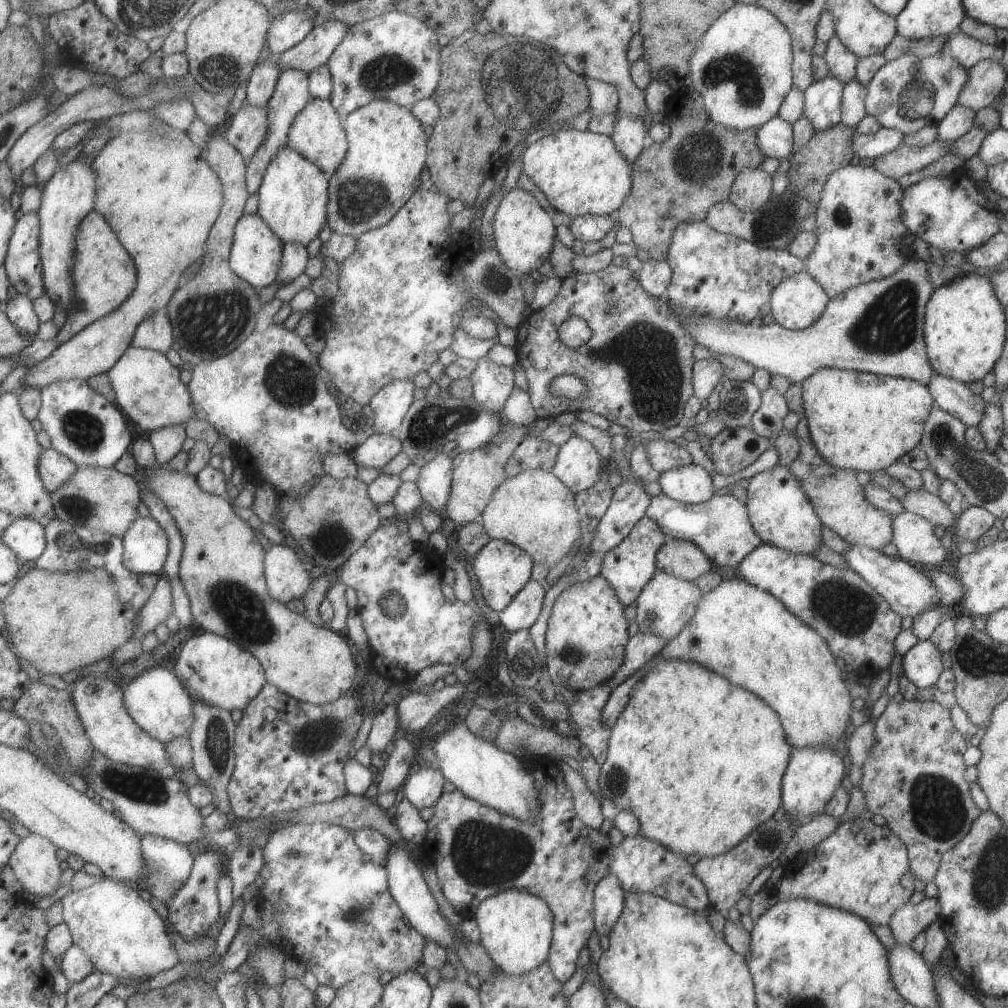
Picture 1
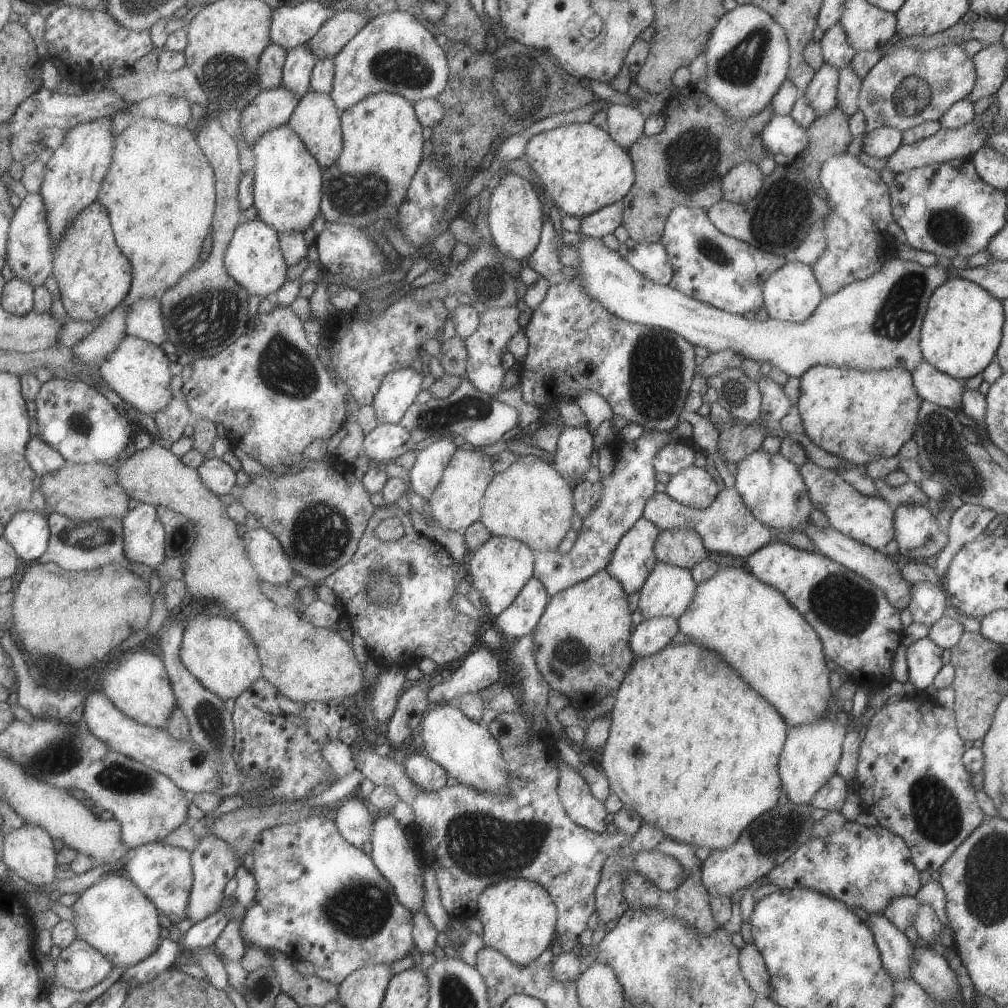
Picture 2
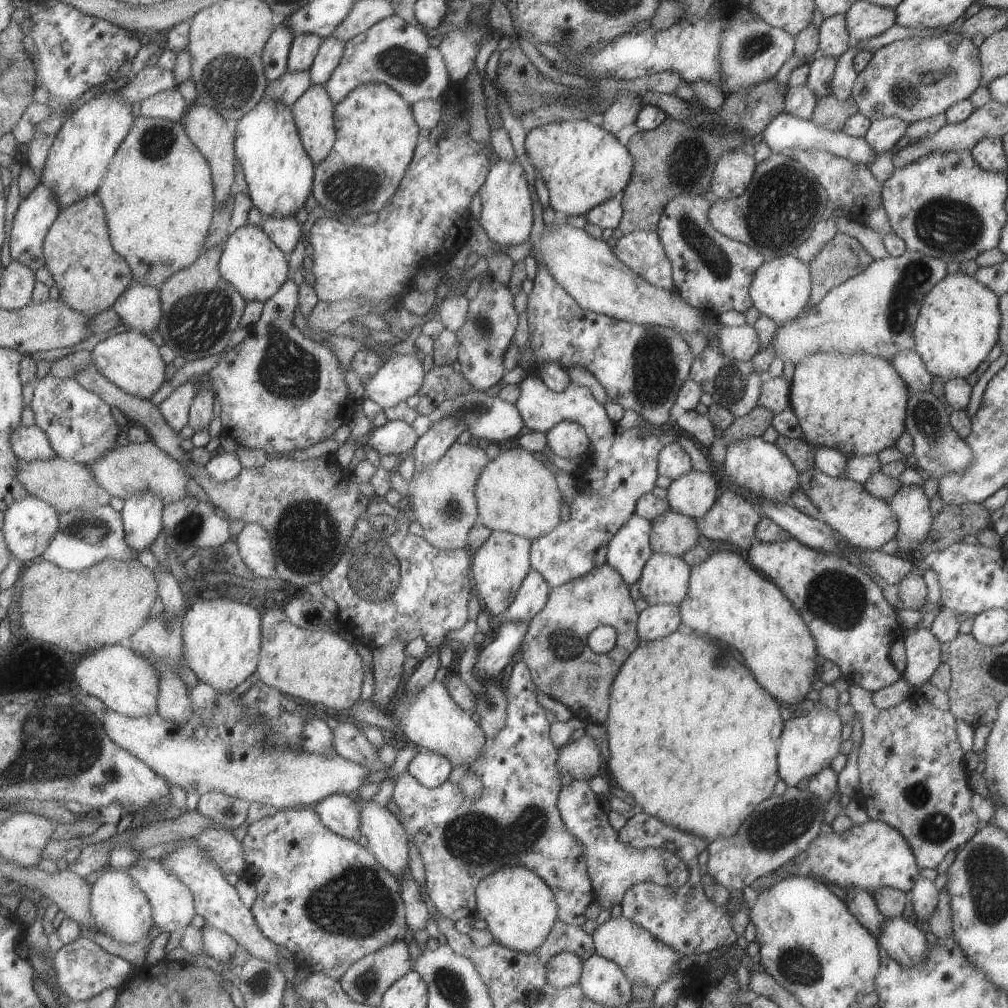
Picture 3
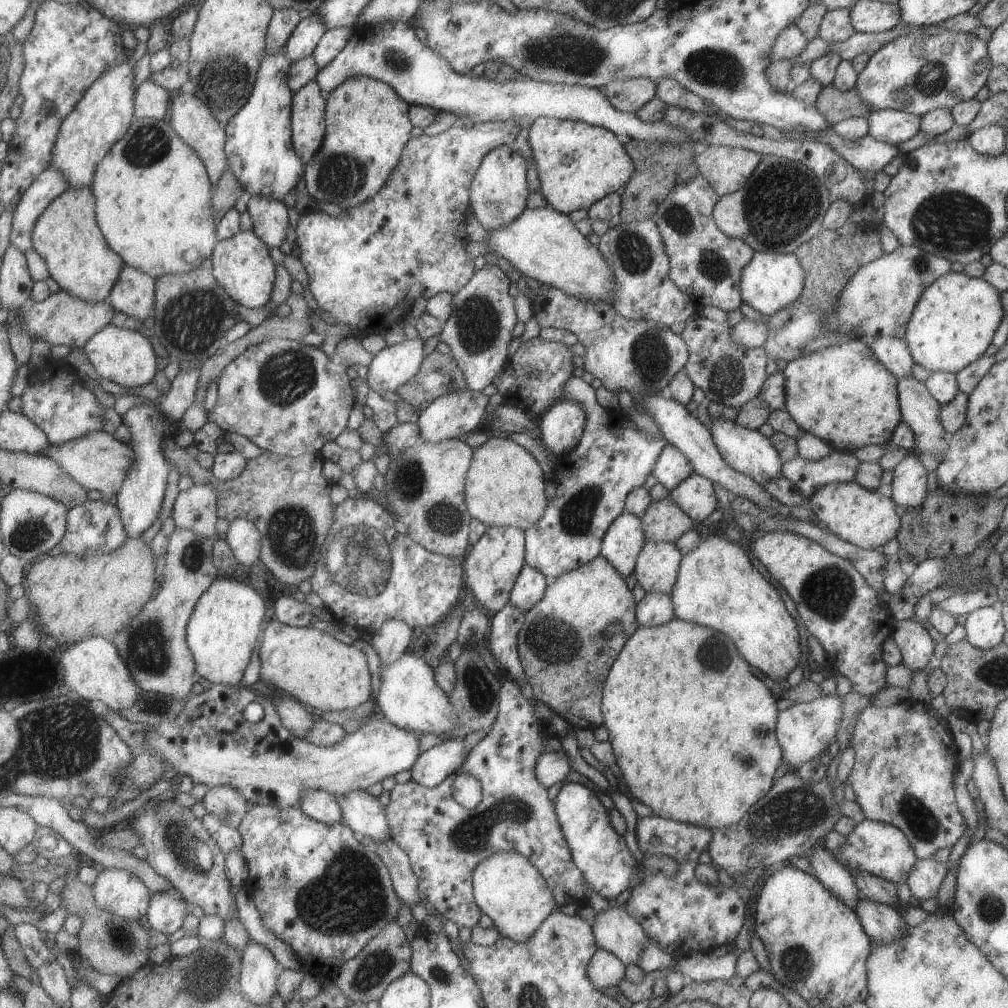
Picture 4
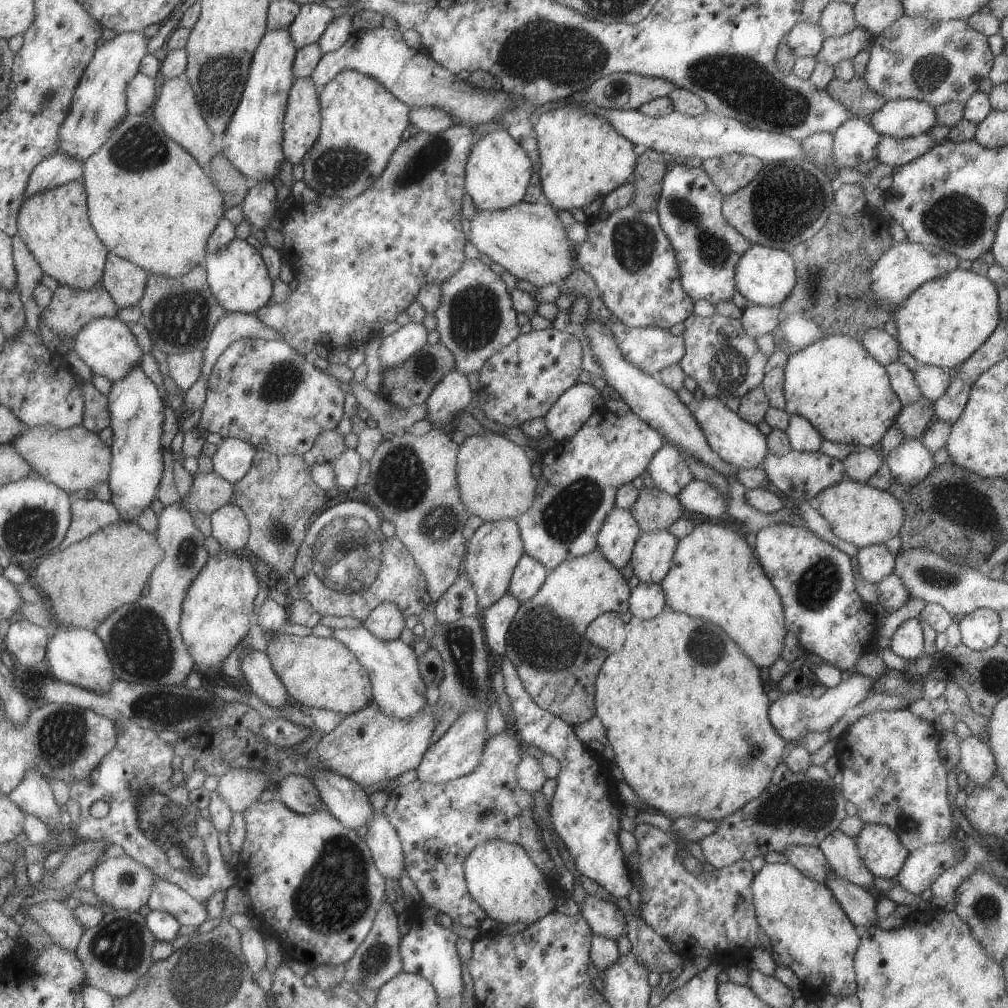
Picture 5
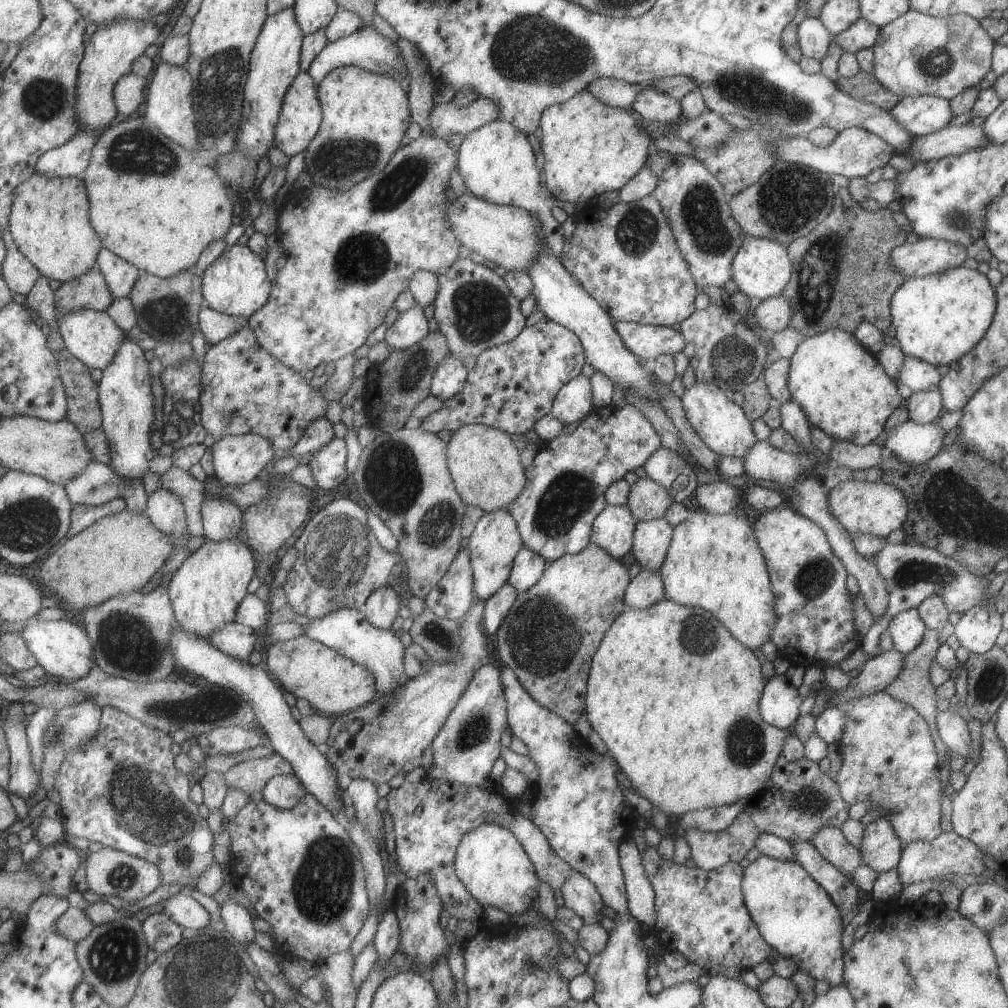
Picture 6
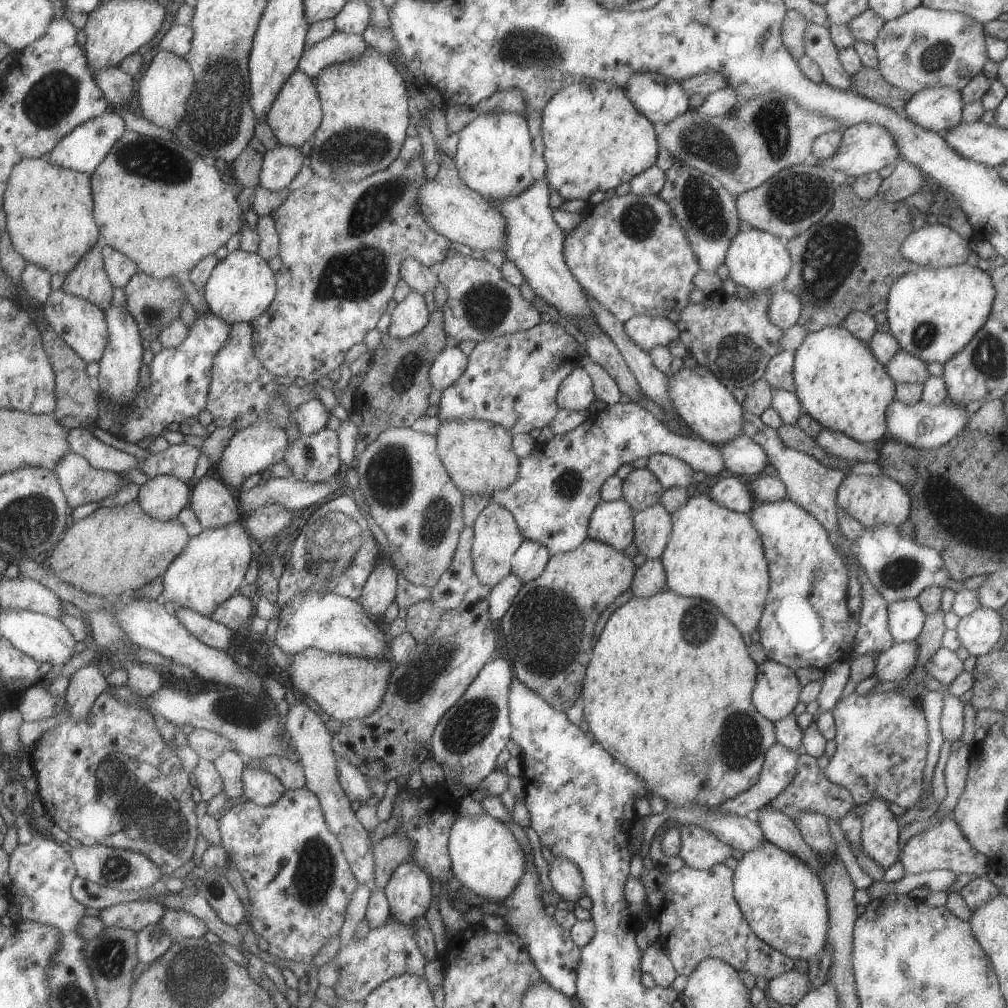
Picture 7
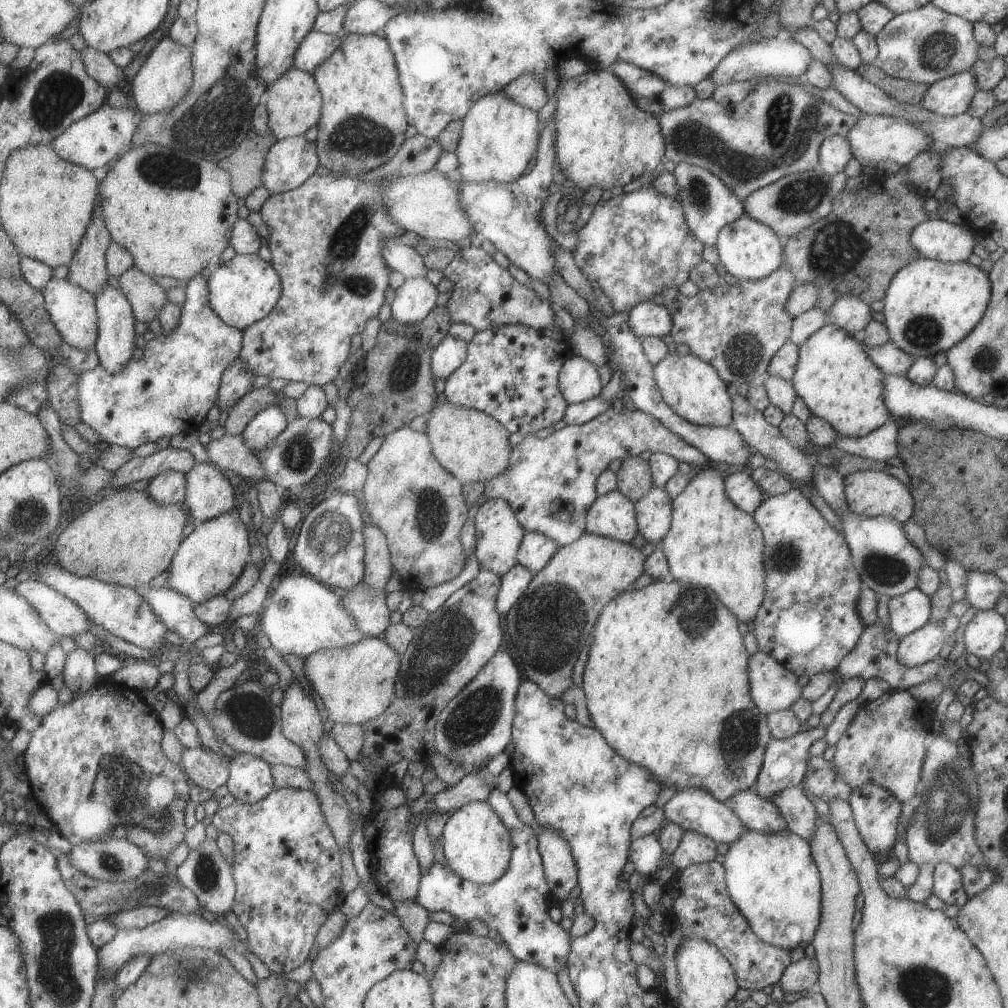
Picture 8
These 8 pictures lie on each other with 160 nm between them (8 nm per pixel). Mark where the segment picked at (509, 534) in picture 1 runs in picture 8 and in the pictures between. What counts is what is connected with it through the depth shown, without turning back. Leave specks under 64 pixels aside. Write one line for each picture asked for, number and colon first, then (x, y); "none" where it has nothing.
2: (530, 502)
3: (515, 492)
4: (503, 487)
5: (495, 480)
6: (485, 467)
7: (478, 456)
8: (470, 445)

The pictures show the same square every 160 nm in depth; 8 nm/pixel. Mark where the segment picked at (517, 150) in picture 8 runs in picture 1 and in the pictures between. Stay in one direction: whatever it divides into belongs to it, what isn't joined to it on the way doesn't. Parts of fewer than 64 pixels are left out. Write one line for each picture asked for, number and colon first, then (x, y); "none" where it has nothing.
1: (523, 233)
2: (514, 215)
3: (505, 215)
4: (498, 192)
5: (497, 170)
6: (495, 162)
7: (493, 152)

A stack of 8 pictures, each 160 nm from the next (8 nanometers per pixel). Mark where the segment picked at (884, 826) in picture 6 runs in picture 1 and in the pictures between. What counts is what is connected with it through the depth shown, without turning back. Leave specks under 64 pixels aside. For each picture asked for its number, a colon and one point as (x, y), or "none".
1: (861, 868)
2: (863, 867)
3: (872, 855)
4: (873, 847)
5: (880, 849)

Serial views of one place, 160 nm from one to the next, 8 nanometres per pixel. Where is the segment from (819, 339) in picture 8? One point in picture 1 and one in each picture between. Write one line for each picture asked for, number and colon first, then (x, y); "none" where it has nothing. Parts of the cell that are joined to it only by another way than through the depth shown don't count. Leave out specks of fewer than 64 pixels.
1: (862, 422)
2: (860, 416)
3: (856, 404)
4: (842, 394)
5: (834, 384)
6: (843, 390)
7: (838, 382)

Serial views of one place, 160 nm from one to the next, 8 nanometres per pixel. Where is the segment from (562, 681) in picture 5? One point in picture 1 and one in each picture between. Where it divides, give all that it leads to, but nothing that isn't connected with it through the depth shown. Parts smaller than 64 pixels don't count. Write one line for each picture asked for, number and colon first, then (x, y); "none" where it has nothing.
1: (586, 633)
2: (581, 649)
3: (554, 647)
4: (565, 657)

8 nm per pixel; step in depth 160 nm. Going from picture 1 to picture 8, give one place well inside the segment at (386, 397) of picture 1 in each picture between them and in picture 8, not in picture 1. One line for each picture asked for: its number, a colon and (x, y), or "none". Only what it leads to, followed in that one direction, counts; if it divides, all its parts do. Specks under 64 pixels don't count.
2: (398, 389)
3: (400, 376)
4: (391, 367)
5: (400, 345)
6: (410, 326)
7: (410, 315)
8: (416, 297)

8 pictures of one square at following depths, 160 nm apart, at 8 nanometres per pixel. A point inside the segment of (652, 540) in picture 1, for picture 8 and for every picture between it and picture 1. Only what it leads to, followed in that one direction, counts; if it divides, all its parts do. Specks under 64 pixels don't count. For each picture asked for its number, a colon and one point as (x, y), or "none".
2: (633, 558)
3: (629, 548)
4: (624, 538)
5: (616, 537)
6: (612, 529)
7: (611, 523)
8: (612, 515)

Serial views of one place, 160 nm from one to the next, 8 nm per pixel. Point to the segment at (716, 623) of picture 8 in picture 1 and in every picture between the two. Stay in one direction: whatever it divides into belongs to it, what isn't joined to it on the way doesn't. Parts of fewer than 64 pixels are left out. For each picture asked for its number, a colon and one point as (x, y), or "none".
1: (698, 760)
2: (693, 750)
3: (692, 737)
4: (711, 754)
5: (686, 715)
6: (676, 704)
7: (667, 692)

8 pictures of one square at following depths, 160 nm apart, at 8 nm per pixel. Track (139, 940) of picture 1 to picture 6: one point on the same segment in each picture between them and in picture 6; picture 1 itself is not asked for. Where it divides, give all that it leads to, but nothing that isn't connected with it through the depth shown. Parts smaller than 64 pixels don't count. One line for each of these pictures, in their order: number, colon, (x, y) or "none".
2: (113, 915)
3: (119, 909)
4: (117, 892)
5: (122, 883)
6: (109, 872)

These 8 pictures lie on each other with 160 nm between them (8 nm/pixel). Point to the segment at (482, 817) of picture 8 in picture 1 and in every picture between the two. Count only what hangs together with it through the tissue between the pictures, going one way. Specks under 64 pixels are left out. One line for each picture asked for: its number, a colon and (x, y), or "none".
1: (515, 927)
2: (518, 917)
3: (519, 909)
4: (506, 887)
5: (499, 876)
6: (491, 864)
7: (485, 858)

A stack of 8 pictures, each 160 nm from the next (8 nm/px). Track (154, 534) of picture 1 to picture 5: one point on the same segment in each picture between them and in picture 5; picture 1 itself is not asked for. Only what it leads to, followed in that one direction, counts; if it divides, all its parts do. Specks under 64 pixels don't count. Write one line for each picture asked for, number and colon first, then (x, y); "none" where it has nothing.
2: (143, 535)
3: (142, 513)
4: (139, 500)
5: (136, 410)

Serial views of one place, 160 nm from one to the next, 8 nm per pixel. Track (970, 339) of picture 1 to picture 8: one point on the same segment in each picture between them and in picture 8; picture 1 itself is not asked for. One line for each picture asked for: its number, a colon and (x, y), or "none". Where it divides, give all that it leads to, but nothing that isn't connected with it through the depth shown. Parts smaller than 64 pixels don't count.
2: (962, 327)
3: (958, 322)
4: (952, 323)
5: (943, 321)
6: (937, 318)
7: (933, 313)
8: (929, 306)

